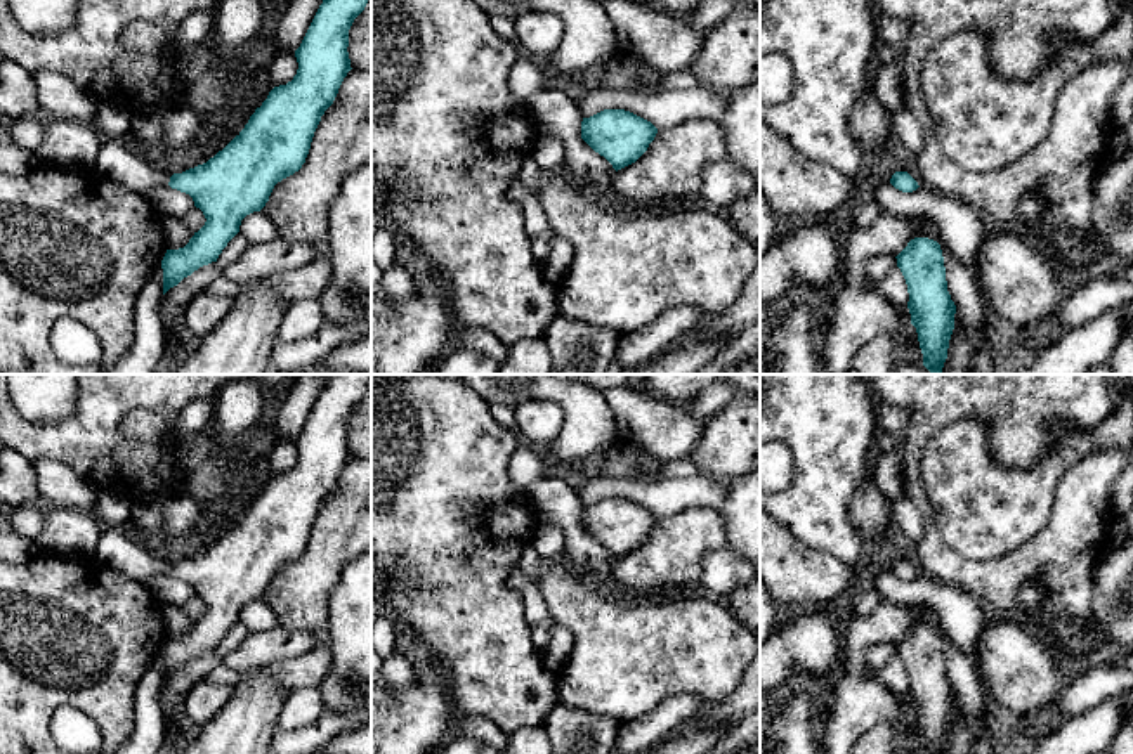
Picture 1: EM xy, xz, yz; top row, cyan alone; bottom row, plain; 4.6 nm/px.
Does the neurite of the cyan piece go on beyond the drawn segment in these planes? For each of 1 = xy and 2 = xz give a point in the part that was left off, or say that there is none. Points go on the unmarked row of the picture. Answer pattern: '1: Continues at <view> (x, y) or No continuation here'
1: Continues at xy (117, 548)
2: No continuation here

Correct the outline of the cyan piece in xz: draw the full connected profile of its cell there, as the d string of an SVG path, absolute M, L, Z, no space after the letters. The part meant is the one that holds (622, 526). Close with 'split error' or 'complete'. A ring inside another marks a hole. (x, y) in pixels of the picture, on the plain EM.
M604 497L581 510L581 527L616 560L635 551L656 522L651 510L625 497Z; complete

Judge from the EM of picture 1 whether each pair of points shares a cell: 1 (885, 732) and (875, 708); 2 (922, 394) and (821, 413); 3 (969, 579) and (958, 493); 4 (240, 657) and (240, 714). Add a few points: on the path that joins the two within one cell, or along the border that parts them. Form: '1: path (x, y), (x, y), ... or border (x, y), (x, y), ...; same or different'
1: border (896, 720), (877, 723), (861, 735); different
2: border (871, 392), (875, 396); different
3: border (939, 529), (965, 557), (1007, 553); different
4: border (268, 664), (247, 669), (242, 675); different

